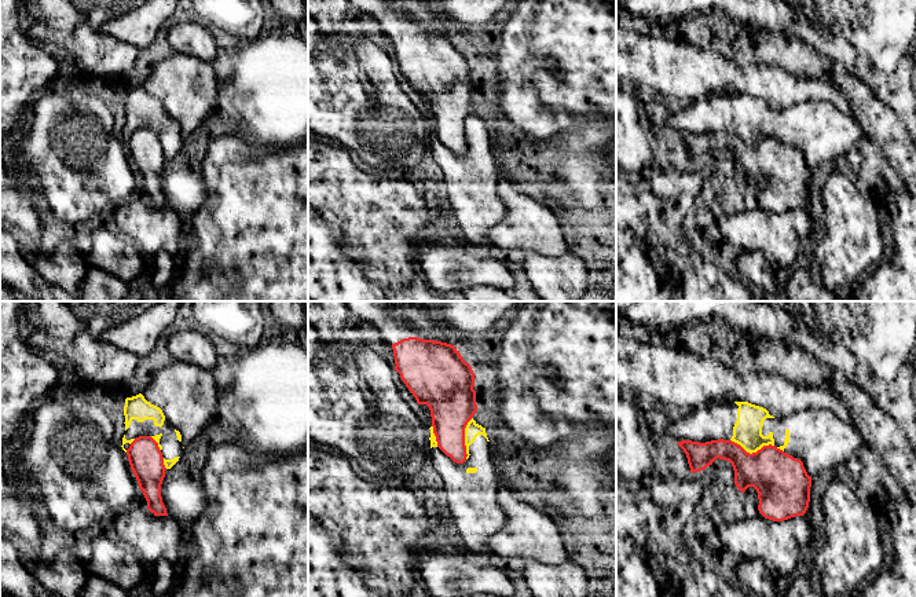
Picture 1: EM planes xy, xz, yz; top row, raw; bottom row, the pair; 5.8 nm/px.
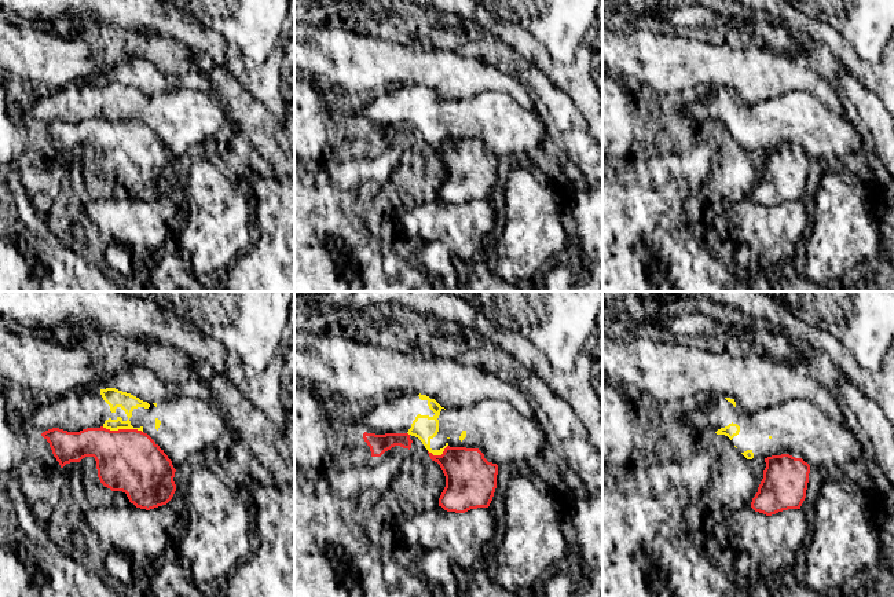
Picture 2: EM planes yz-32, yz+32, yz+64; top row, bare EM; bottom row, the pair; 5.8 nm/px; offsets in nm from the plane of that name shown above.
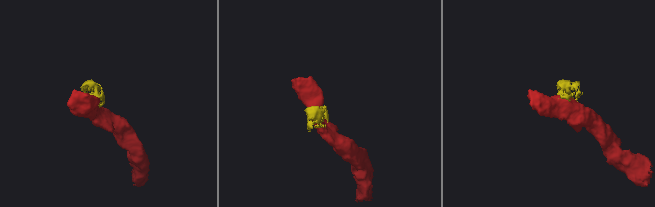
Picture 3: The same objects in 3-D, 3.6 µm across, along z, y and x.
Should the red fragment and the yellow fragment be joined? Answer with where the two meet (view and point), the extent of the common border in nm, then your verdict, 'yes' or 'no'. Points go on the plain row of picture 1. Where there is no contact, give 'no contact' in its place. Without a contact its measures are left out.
yz (753, 145) | 260 nm | no

